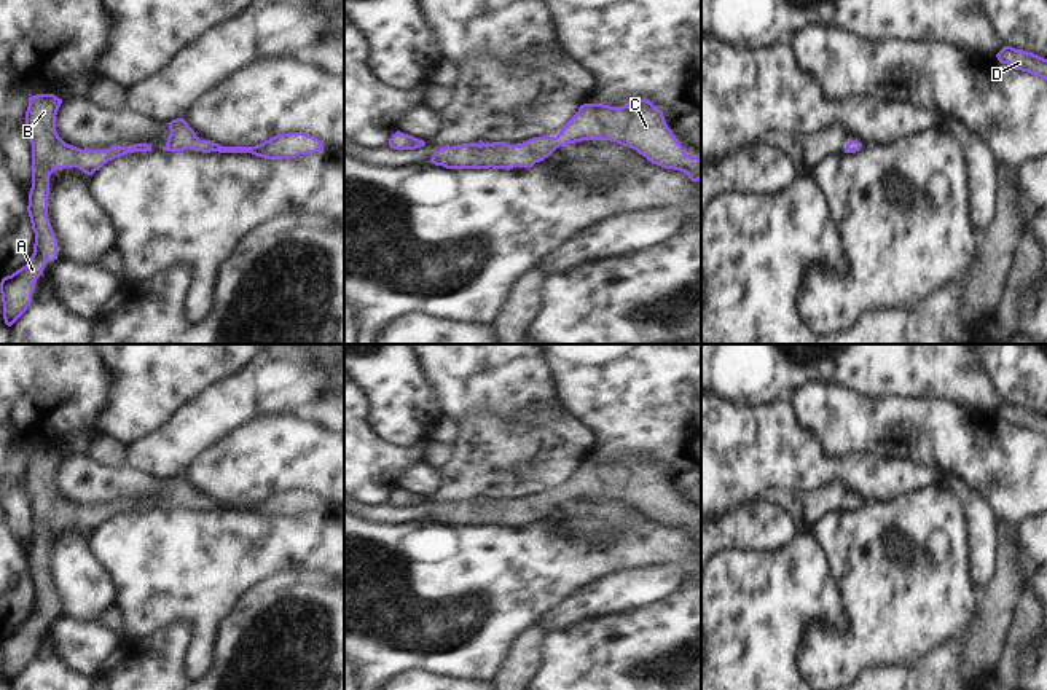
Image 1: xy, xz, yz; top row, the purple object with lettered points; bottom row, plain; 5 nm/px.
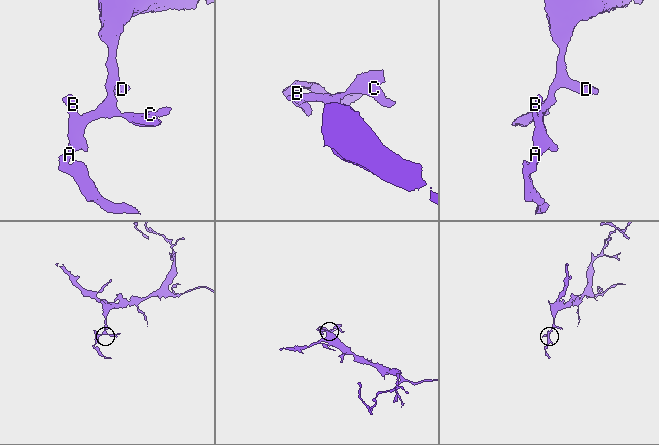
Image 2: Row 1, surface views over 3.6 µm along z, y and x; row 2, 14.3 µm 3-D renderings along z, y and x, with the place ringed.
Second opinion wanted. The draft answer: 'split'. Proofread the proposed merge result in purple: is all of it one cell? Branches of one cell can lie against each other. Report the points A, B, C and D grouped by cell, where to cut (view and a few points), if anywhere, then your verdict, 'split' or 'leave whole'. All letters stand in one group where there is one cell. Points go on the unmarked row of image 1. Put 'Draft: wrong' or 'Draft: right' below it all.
groups A B C D; cut none; leave whole
Draft: wrong

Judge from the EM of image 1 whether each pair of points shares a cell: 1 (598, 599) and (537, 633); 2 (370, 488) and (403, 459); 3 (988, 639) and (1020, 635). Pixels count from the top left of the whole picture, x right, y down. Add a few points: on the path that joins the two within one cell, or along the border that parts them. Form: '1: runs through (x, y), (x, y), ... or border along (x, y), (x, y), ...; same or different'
1: border along (537, 622), (545, 630); different
2: runs through (378, 480), (396, 462); same
3: border along (1019, 601), (1001, 658), (993, 668); different

